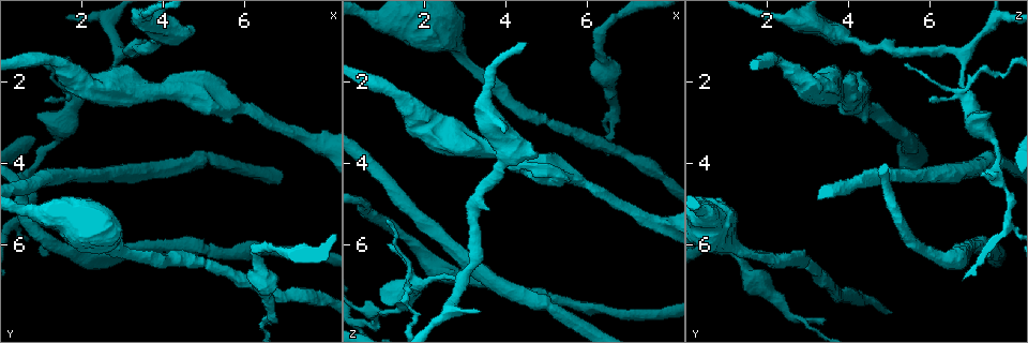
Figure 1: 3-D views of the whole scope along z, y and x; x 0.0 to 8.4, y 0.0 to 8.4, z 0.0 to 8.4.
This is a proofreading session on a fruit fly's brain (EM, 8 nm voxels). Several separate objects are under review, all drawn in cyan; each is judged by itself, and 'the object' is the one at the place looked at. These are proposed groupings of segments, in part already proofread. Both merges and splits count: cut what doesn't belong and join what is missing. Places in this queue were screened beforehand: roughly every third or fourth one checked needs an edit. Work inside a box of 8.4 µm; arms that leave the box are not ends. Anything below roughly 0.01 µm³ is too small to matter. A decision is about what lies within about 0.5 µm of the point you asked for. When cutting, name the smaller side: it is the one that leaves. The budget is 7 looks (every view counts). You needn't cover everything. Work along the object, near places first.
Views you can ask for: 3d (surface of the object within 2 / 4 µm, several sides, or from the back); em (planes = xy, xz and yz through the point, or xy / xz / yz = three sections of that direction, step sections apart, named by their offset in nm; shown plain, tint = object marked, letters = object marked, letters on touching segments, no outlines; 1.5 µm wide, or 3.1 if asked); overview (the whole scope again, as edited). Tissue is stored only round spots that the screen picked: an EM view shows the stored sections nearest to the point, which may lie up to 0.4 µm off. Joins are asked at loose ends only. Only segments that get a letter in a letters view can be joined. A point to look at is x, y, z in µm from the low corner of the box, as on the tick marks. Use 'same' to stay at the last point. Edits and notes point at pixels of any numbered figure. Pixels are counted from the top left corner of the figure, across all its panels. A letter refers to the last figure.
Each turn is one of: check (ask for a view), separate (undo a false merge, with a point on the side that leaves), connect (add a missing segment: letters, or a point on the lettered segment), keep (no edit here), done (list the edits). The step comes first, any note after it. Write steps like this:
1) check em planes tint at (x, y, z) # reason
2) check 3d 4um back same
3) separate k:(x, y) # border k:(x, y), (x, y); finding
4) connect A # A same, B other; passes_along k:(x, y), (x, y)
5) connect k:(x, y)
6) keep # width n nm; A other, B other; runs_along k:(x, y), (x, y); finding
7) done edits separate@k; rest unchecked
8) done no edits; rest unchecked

check 3d 2um at (1.05, 1.65, 5.35) # an open end

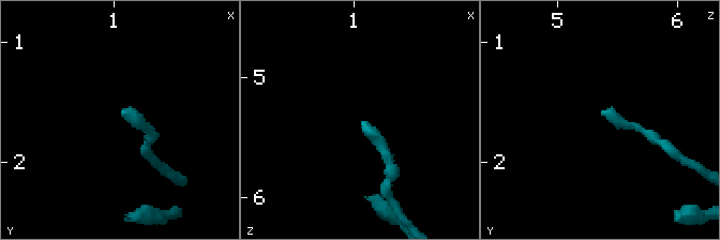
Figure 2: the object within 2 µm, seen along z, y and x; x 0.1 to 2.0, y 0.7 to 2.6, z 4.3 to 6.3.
check em yz step 4 letters at (1.08, 1.60, 5.36) # shape alone is not enough

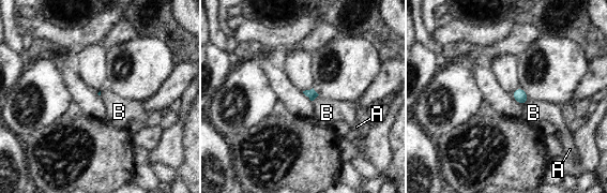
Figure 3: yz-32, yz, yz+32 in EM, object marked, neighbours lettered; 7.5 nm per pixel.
keep # A other, B other; border 3:(529, 100), (521, 105); none of them fits

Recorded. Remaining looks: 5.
check 3d 4um back at (1.80, 2.50, 6.90) # thin arm on a thick one

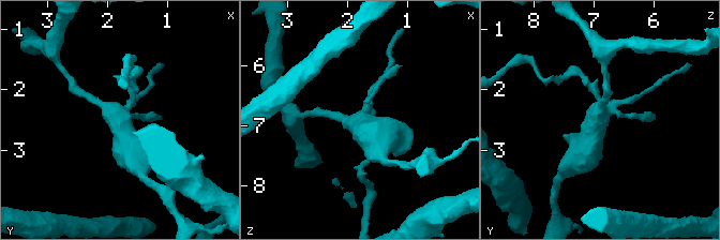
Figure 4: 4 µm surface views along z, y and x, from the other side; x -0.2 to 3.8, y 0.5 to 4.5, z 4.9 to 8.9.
check em planes letters at (1.85, 2.45, 6.95)

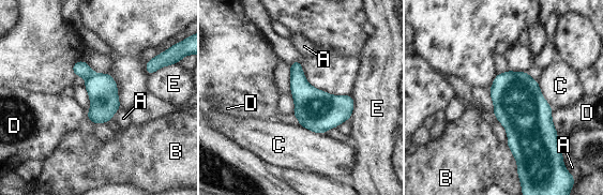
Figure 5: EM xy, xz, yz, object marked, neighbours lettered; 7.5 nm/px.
separate 5:(81, 69) # A other, B other, C other, D other, E other; border 5:(93, 72), (87, 78); a second neuron is stuck on

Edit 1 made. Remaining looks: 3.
done edits separate@5; rest unchecked

